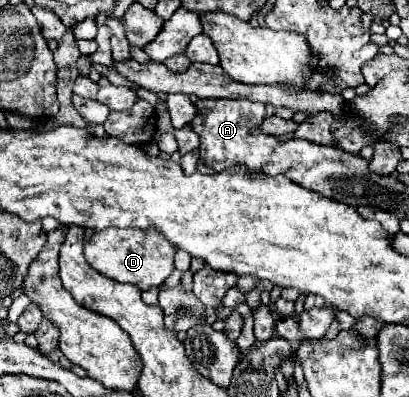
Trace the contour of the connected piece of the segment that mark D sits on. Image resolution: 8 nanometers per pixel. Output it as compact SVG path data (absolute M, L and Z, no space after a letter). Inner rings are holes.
M103 229L103 233L93 233L85 241L85 257L99 273L119 283L133 283L141 291L165 283L175 271L173 255L173 245L167 245L159 233L139 233L139 229Z

